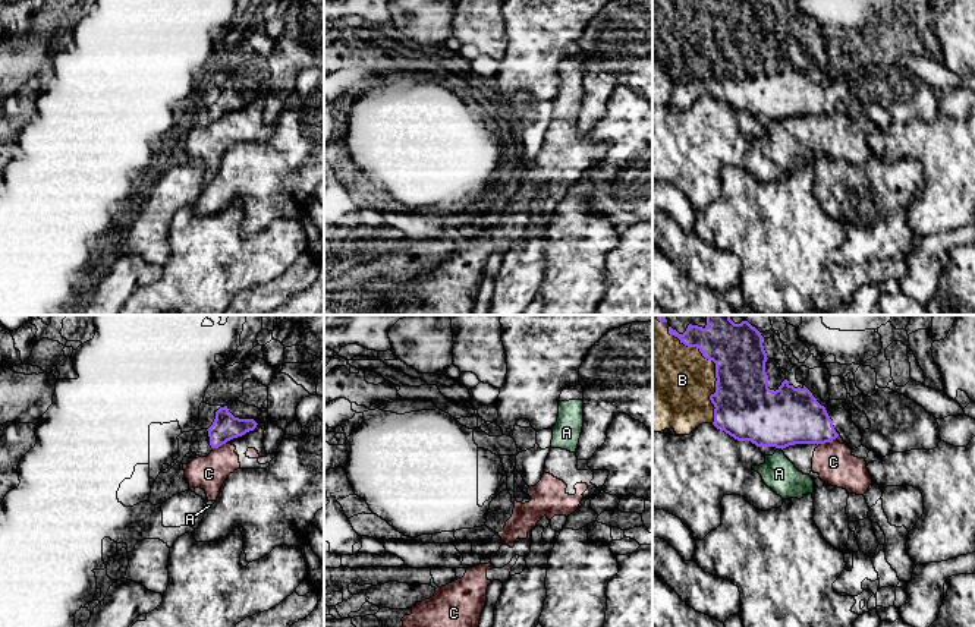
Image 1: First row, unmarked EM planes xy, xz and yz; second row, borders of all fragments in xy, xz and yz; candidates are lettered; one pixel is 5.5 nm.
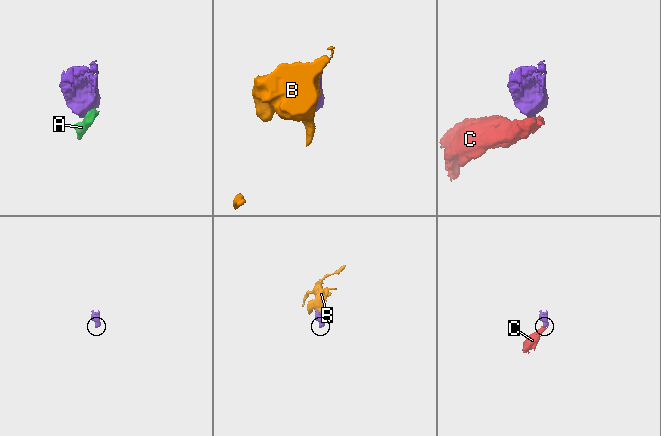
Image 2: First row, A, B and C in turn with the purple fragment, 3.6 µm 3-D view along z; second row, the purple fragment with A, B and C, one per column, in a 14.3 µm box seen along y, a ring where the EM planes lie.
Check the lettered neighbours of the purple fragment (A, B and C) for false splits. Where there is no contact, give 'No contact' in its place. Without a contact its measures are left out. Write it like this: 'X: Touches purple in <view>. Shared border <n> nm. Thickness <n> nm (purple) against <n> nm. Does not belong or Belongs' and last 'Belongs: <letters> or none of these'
A: Touches purple in yz. Shared border 40 nm. Thickness 320 nm (purple) against 190 nm. Does not belong
B: Touches purple in yz. Shared border 600 nm. Thickness 320 nm (purple) against 420 nm. Belongs
C: Touches purple in yz. Shared border 100 nm. Thickness 320 nm (purple) against 220 nm. Does not belong
Belongs: B

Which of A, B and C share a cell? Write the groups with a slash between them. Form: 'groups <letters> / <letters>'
groups A C / B

